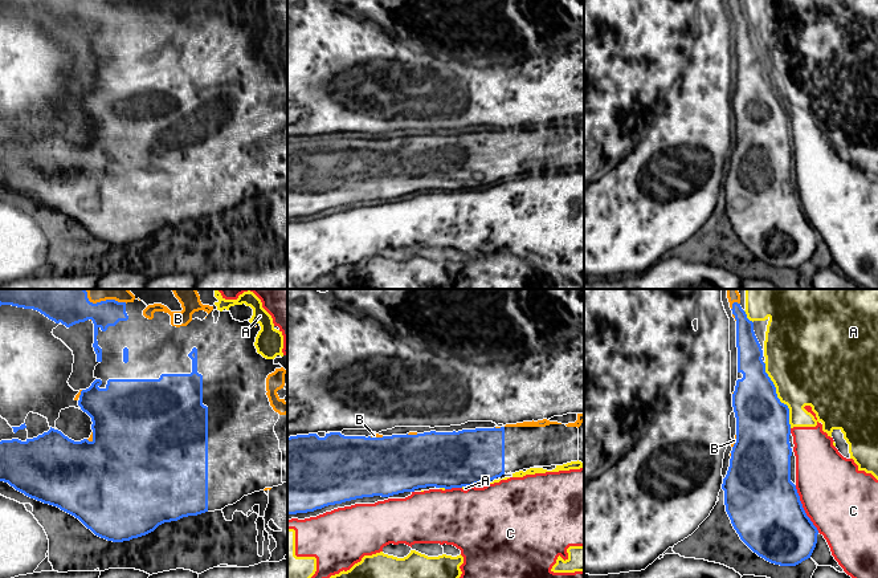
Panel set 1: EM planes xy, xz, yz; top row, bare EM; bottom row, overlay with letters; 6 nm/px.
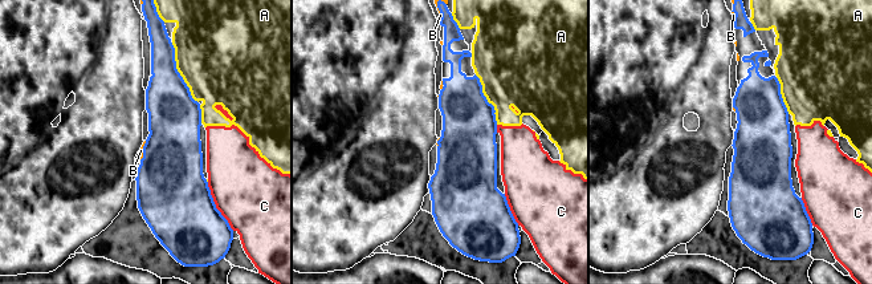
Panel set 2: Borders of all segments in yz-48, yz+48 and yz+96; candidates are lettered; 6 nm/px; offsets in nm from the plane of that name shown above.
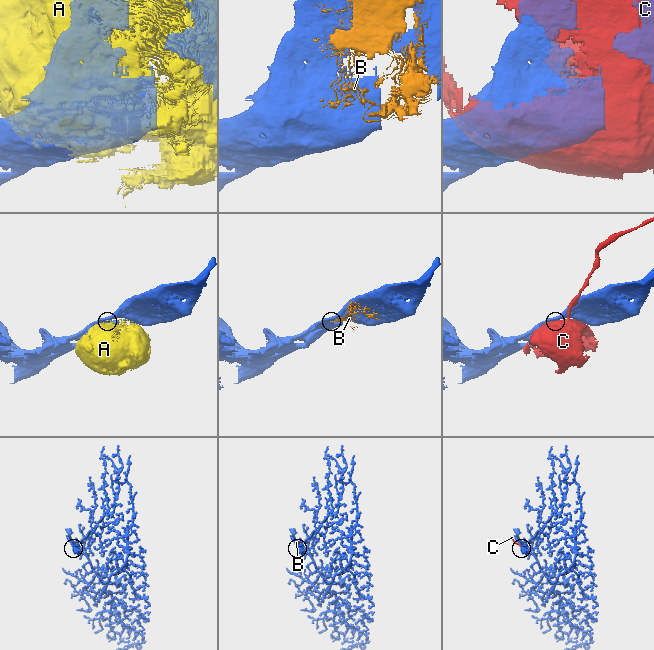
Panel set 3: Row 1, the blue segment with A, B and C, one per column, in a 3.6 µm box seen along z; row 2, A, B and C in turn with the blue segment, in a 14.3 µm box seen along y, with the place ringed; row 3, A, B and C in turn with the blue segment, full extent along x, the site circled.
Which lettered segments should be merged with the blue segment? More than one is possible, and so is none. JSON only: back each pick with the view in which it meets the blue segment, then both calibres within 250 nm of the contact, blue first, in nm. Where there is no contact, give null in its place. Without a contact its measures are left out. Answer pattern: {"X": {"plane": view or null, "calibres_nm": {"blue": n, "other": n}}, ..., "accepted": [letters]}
{"accepted": []}

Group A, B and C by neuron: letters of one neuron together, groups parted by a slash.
A C / B

